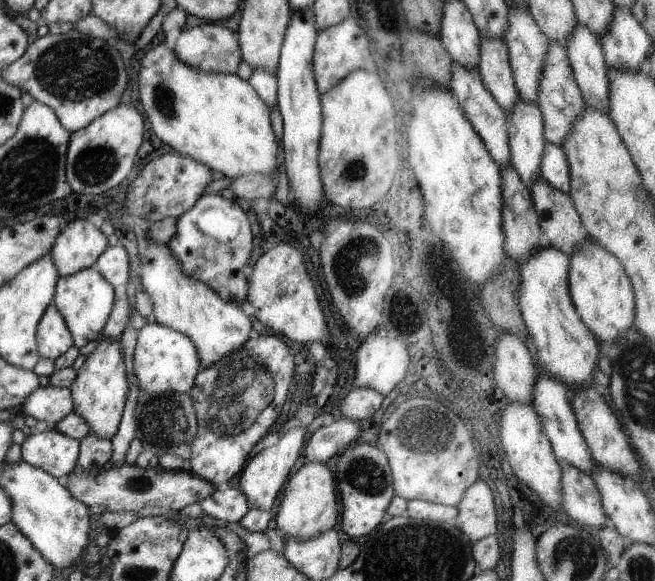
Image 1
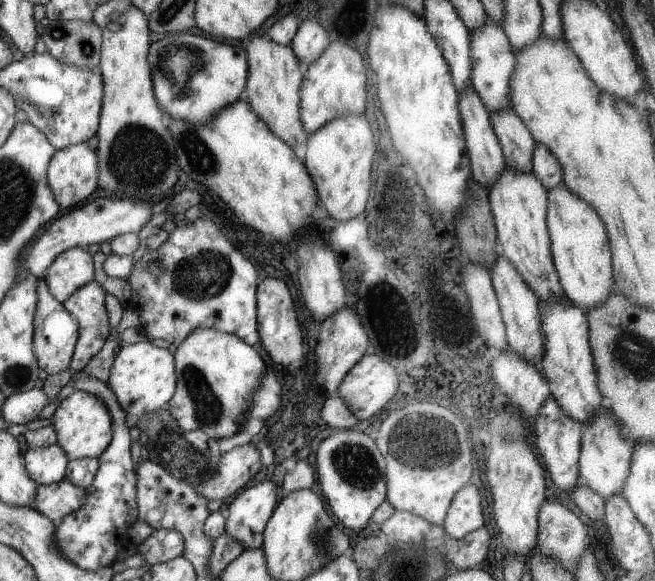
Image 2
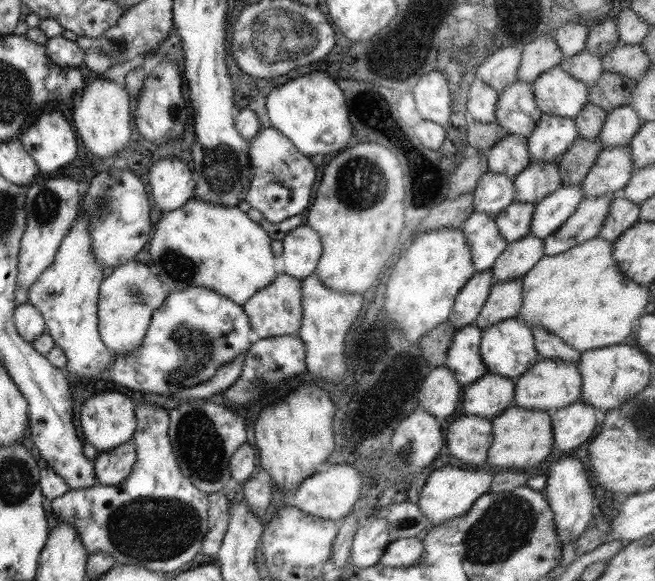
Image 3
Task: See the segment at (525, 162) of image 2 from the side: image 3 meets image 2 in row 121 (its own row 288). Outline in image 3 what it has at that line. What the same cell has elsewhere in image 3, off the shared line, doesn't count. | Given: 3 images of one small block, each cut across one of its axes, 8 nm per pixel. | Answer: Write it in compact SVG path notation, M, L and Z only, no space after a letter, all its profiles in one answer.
M520 278L494 283L483 307L474 321L479 330L497 322L513 319L523 302L523 288Z

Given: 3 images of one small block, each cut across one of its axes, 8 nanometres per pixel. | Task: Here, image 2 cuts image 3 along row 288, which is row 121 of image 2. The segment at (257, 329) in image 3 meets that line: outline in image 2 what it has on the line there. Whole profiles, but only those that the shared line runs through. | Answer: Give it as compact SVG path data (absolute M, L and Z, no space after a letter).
M251 35L245 46L248 75L240 98L249 103L253 112L265 123L266 129L287 146L306 144L308 134L299 118L298 88L303 68L289 45L275 44L265 35Z

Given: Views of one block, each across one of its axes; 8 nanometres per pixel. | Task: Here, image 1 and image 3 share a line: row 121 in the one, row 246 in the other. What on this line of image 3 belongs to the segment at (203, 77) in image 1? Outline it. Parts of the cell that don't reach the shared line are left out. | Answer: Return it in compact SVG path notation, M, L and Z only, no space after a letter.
M193 197L184 206L163 213L149 242L149 270L170 293L189 287L205 287L242 307L253 293L265 288L279 272L265 230L237 206L214 206Z

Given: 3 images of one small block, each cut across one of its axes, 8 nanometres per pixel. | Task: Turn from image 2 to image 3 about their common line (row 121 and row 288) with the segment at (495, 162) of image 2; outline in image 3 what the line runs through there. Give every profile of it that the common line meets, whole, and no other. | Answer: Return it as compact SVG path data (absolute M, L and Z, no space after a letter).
M491 268L483 270L483 272L474 272L455 296L448 324L451 324L455 329L473 324L493 284Z

